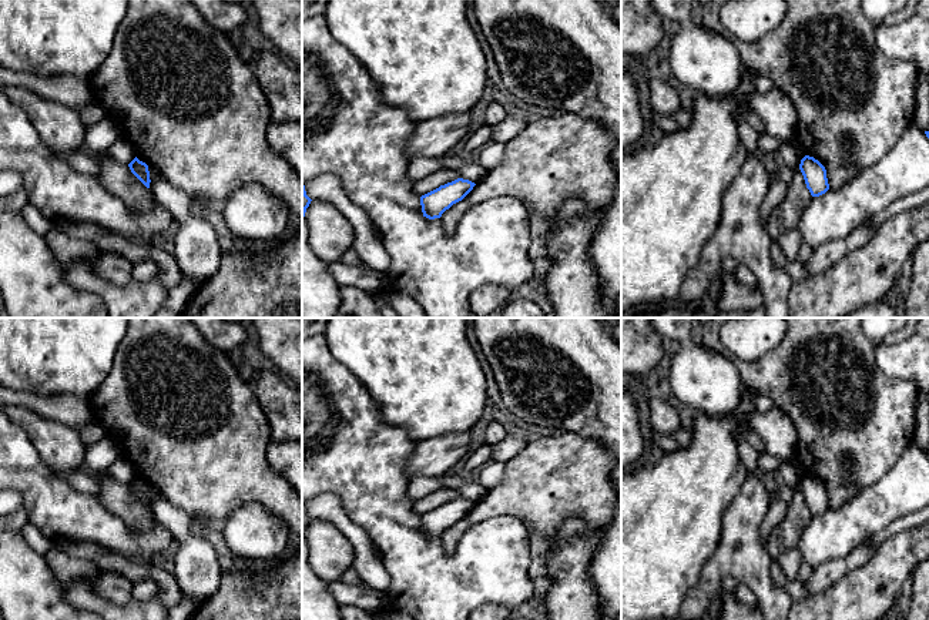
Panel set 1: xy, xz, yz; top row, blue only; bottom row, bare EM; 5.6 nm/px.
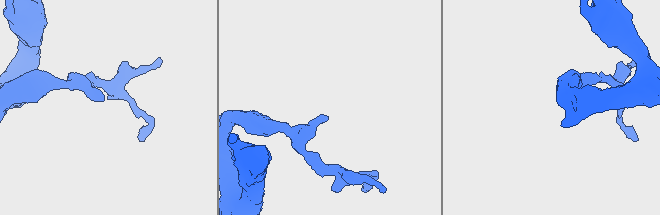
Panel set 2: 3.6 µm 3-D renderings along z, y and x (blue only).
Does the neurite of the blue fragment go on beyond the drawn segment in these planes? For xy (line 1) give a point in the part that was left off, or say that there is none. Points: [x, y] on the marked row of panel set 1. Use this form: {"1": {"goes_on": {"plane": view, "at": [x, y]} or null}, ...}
{"1": {"goes_on": null}}

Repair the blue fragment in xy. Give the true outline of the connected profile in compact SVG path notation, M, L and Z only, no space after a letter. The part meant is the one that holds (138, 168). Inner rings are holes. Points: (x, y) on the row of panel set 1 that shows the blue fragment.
M137 157L128 164L131 172L147 187L150 188L150 171L148 165L140 161Z

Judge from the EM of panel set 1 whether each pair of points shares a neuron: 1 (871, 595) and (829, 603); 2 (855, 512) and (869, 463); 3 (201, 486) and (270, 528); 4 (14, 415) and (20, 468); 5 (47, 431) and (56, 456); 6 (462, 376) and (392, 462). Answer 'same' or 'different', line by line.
1: same
2: different
3: different
4: different
5: same
6: different

